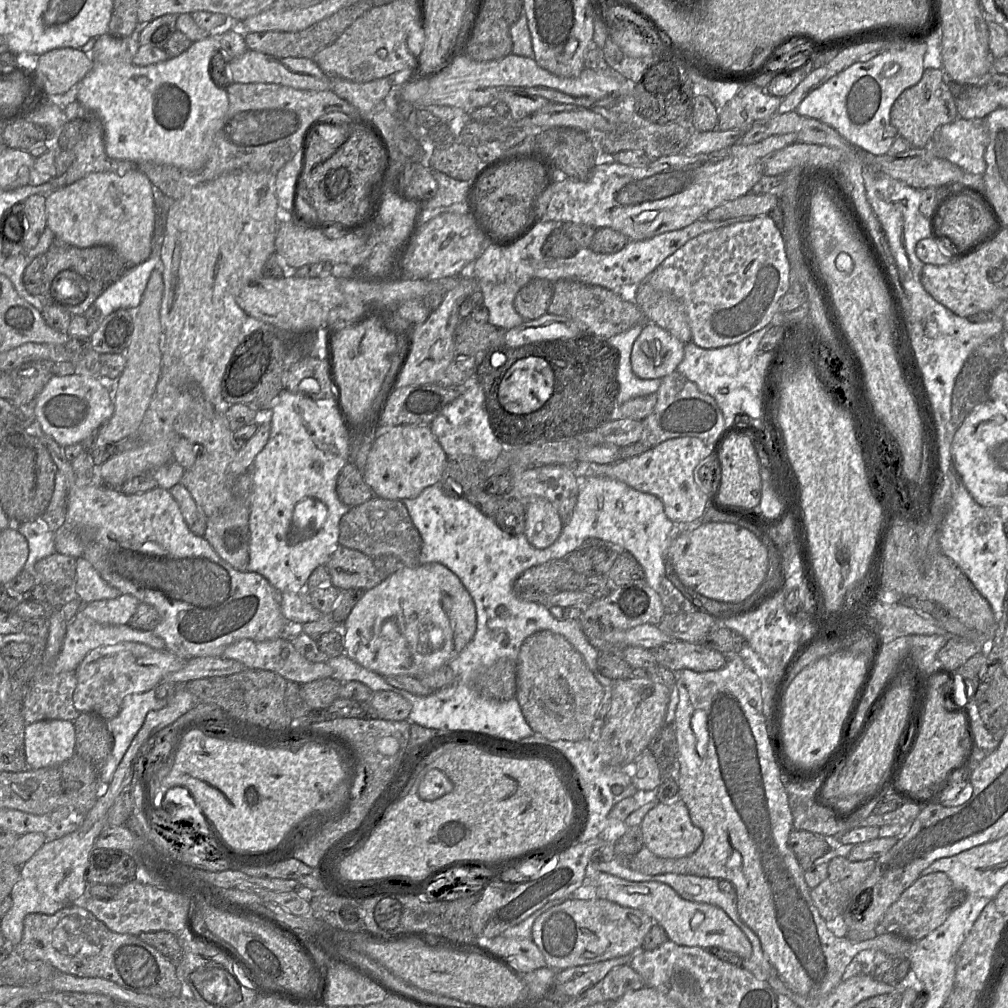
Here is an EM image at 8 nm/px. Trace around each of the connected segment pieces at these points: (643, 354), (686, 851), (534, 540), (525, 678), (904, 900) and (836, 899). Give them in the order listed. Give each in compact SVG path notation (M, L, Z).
M645 322L631 351L633 373L641 379L662 379L676 371L684 356L684 343L655 323Z
M681 801L658 803L644 817L641 825L644 846L661 858L682 858L695 852L703 842L702 831L694 825L686 805Z
M537 498L526 505L524 535L535 548L544 549L552 545L562 529L563 521L547 500Z
M547 630L533 634L521 646L517 668L516 697L535 733L549 741L581 741L594 737L594 722L605 688L565 638Z
M944 872L920 875L887 909L875 928L877 935L893 933L911 941L923 939L939 927L950 913L947 897L953 888L953 882Z
M836 856L828 862L827 878L810 889L810 897L825 921L841 916L852 896L875 868L875 860L850 861L847 857Z

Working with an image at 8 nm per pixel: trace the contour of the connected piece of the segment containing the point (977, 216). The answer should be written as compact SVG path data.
M970 195L952 198L936 217L938 230L960 248L969 250L996 233L998 223L990 210Z

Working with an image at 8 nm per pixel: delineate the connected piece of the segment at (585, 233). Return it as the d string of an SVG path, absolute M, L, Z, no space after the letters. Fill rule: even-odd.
M563 222L561 232L553 233L543 246L547 257L569 258L578 249L588 248L592 243L596 229L586 224Z

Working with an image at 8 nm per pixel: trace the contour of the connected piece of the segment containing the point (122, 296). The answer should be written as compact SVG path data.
M166 211L157 213L153 250L151 256L137 266L131 267L120 279L108 287L93 303L103 315L121 308L138 308L150 276L158 263L165 236Z

